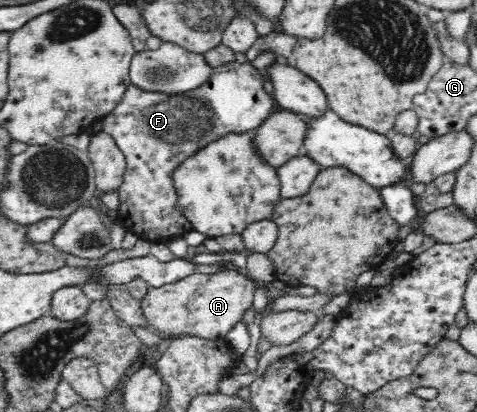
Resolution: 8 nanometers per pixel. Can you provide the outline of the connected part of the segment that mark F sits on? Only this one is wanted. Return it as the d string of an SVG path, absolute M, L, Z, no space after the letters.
M236 60L221 67L212 68L212 74L206 83L190 92L160 94L140 90L136 85L131 84L116 106L108 116L102 119L102 133L114 139L127 163L123 177L124 183L118 191L120 196L118 221L128 231L151 243L166 242L191 230L190 222L181 211L179 204L178 193L174 186L174 170L177 170L185 159L222 136L256 131L271 113L277 110L272 95L264 91L261 73L250 62L238 63Z

